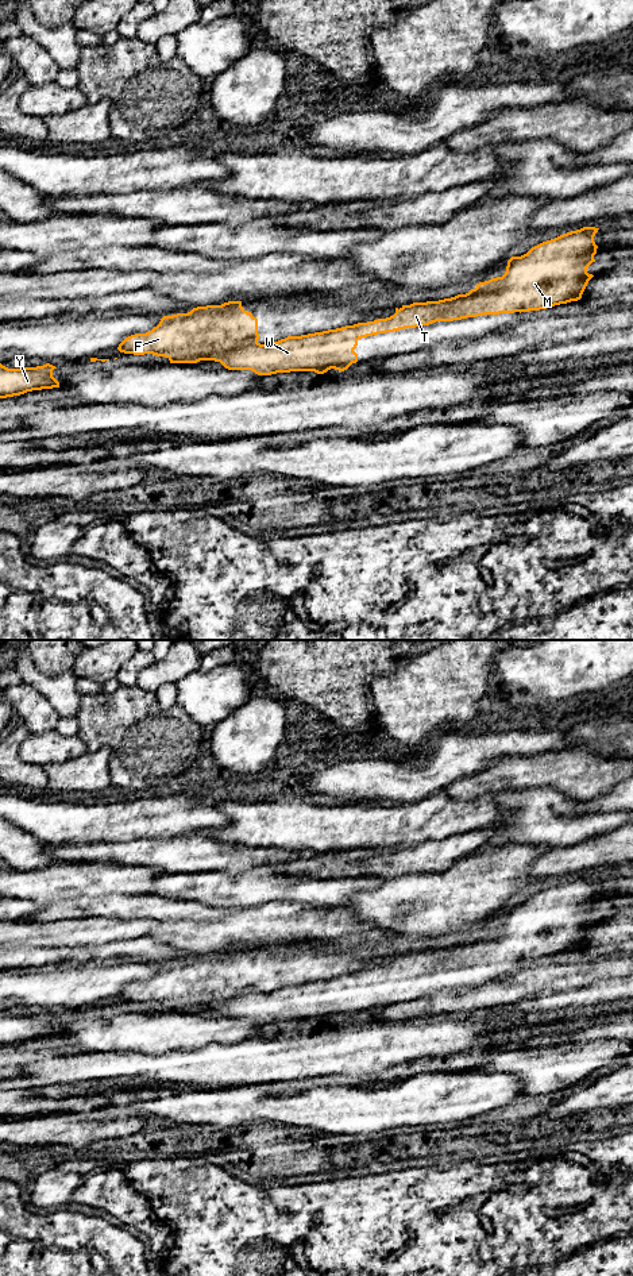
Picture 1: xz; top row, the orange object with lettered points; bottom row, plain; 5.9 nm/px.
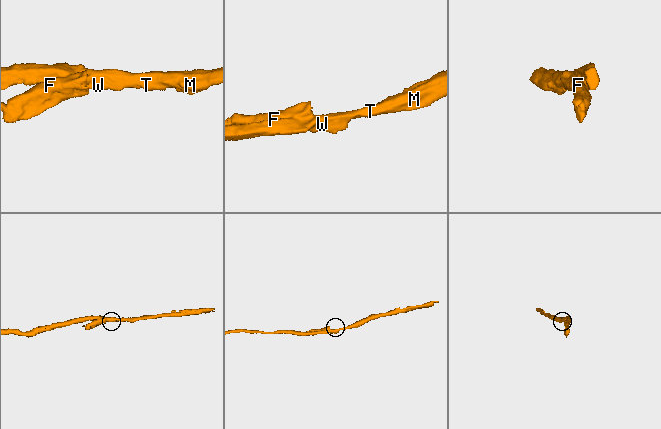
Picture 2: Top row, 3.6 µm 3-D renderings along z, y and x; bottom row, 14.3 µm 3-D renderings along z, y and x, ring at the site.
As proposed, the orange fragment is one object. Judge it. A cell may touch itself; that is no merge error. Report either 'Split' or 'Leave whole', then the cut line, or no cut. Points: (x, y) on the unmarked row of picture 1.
Split. Split along xz (257, 989), (249, 989), (230, 998), (213, 998), (199, 1007)

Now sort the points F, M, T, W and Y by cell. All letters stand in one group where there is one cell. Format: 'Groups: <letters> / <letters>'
Groups: F / M T W Y

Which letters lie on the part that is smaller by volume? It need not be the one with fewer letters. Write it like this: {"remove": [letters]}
{"remove": ["F"]}

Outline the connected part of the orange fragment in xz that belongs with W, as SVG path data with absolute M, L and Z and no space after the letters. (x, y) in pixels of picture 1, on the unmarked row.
M583 875L543 890L521 905L512 905L502 925L479 930L475 937L466 942L439 949L402 953L400 957L395 956L395 961L386 967L301 984L287 984L270 992L248 990L231 999L213 999L200 1009L220 1010L228 1018L251 1018L258 1024L290 1019L324 1022L331 1017L344 1019L358 1010L358 1002L354 998L362 986L429 974L436 969L453 969L483 963L521 961L578 949L582 947L588 929L594 925L587 921L587 915L595 910L594 903L598 894L594 890L594 884L598 878L595 875Z

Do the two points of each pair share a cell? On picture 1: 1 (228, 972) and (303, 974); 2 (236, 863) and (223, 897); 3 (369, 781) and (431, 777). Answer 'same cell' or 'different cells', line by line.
1: same cell
2: different cells
3: same cell

